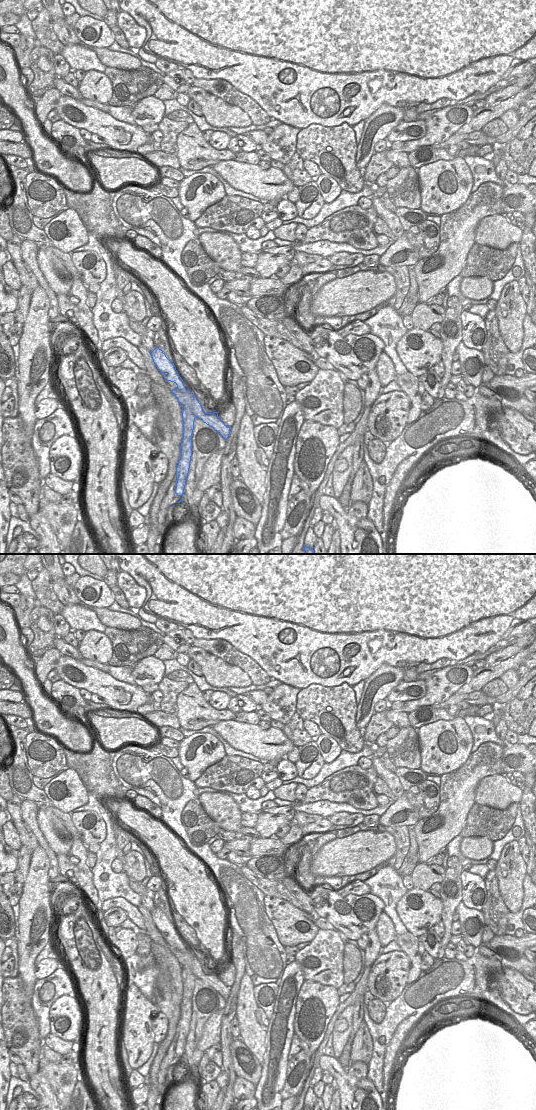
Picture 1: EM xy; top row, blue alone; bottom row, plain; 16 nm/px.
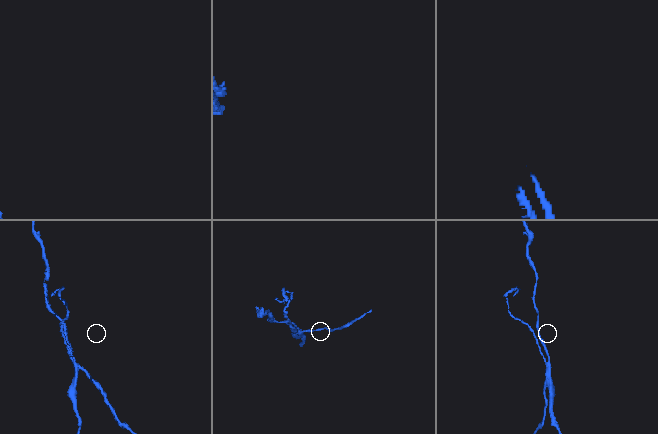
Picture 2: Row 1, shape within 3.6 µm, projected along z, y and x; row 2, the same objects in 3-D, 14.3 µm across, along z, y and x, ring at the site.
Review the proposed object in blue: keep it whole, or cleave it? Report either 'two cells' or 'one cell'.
two cells

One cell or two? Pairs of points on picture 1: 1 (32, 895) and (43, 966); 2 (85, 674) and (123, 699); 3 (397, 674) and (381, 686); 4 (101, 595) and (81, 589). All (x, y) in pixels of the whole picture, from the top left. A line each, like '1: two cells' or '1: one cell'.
1: two cells
2: one cell
3: one cell
4: one cell

